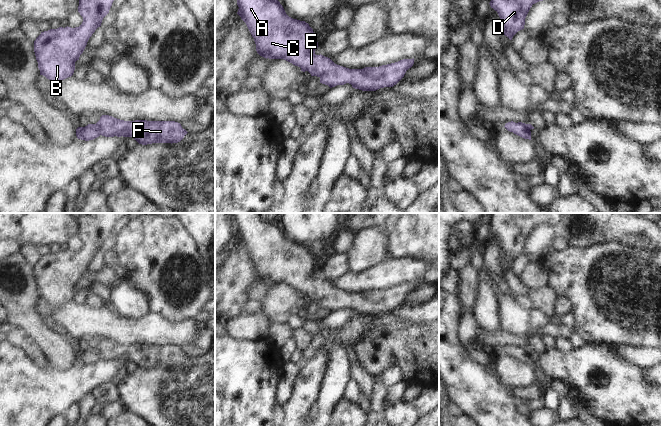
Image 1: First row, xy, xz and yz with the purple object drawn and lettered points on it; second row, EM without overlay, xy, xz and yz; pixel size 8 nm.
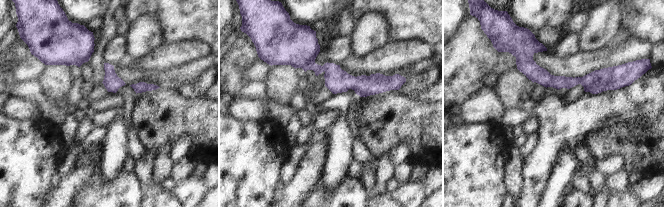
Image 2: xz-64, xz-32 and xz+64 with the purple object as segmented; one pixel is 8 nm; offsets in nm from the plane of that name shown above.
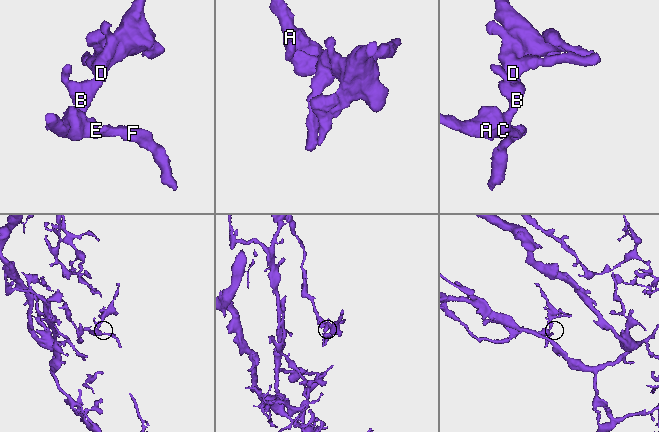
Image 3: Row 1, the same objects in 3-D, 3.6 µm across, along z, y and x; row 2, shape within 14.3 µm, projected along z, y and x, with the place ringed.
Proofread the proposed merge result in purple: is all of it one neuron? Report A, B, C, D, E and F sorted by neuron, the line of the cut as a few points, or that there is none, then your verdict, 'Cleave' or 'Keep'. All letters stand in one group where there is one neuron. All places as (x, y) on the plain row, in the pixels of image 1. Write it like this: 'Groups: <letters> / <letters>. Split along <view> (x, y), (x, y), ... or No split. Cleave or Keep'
Groups: A B C D E F. No split. Keep

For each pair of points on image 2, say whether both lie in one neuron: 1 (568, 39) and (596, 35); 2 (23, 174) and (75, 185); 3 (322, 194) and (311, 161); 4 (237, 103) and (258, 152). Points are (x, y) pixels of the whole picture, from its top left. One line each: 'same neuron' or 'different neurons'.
1: different neurons
2: different neurons
3: different neurons
4: different neurons

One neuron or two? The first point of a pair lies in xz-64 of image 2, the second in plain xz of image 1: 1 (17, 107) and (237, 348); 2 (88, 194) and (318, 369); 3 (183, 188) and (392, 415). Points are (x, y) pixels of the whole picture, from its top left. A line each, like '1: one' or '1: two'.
1: two
2: two
3: one

